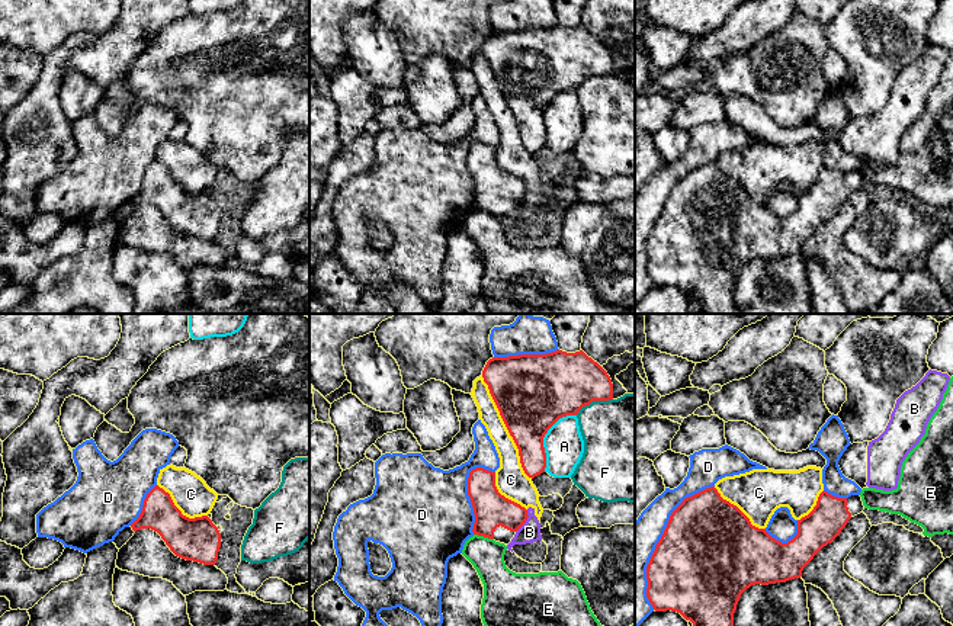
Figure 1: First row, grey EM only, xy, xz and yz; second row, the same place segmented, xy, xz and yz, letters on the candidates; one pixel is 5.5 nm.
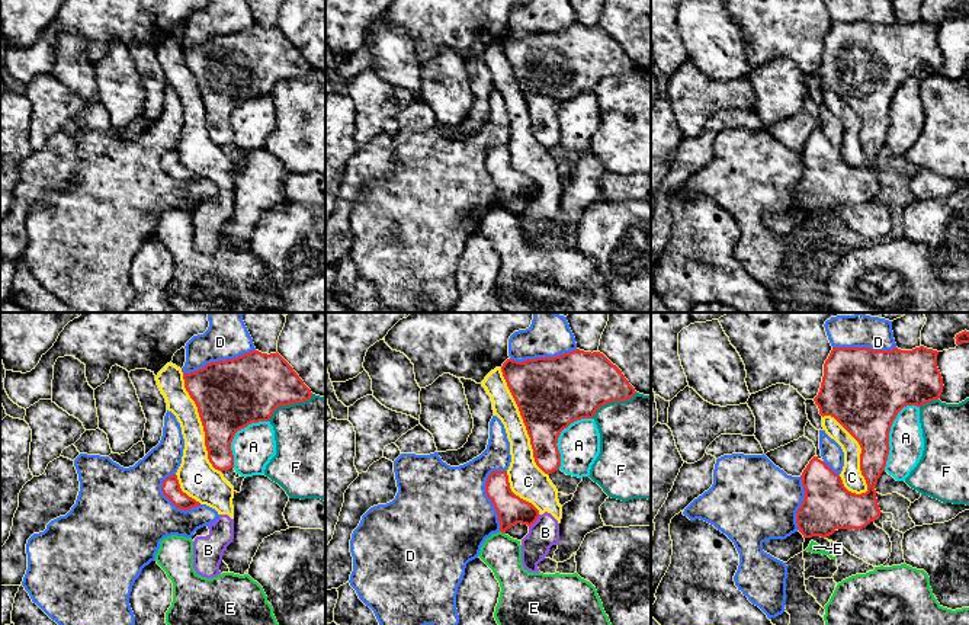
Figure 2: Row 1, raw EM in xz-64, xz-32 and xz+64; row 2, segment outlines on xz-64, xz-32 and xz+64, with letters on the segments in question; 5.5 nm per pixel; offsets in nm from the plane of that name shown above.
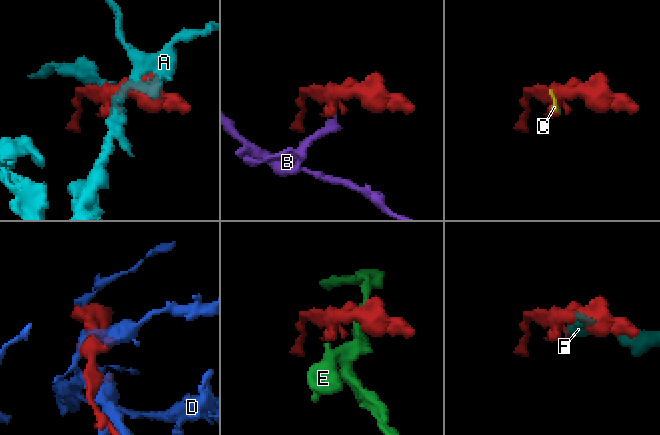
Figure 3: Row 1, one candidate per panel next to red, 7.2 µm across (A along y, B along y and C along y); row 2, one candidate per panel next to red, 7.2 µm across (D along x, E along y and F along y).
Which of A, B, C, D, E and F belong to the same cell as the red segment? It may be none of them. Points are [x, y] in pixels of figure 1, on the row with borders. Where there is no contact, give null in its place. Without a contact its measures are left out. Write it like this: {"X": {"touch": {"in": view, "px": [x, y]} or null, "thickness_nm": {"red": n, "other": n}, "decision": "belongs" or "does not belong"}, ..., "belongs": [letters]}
{"A": {"touch": {"in": "xz", "px": [544, 436]}, "thickness_nm": {"red": 420, "other": 220}, "decision": "does not belong"}, "B": {"touch": {"in": "xz", "px": [525, 522]}, "thickness_nm": {"red": 200, "other": 110}, "decision": "does not belong"}, "C": {"touch": {"in": "xz", "px": [507, 429]}, "thickness_nm": {"red": 420, "other": 150}, "decision": "does not belong"}, "D": {"touch": {"in": "yz", "px": [660, 539]}, "thickness_nm": {"red": 500, "other": 220}, "decision": "does not belong"}, "E": {"touch": {"in": "xz", "px": [484, 536]}, "thickness_nm": {"red": 200, "other": 190}, "decision": "does not belong"}, "F": {"touch": {"in": "xz", "px": [593, 400]}, "thickness_nm": {"red": 360, "other": 400}, "decision": "does not belong"}, "belongs": []}

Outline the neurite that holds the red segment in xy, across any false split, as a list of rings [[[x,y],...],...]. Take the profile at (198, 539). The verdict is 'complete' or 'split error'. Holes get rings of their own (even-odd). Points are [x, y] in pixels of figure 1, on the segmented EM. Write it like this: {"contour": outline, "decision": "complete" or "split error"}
{"contour": [[[155,485],[145,497],[132,530],[157,532],[170,550],[186,561],[215,565],[221,548],[221,533],[208,516],[189,519],[174,505],[169,492]]], "decision": "complete"}

